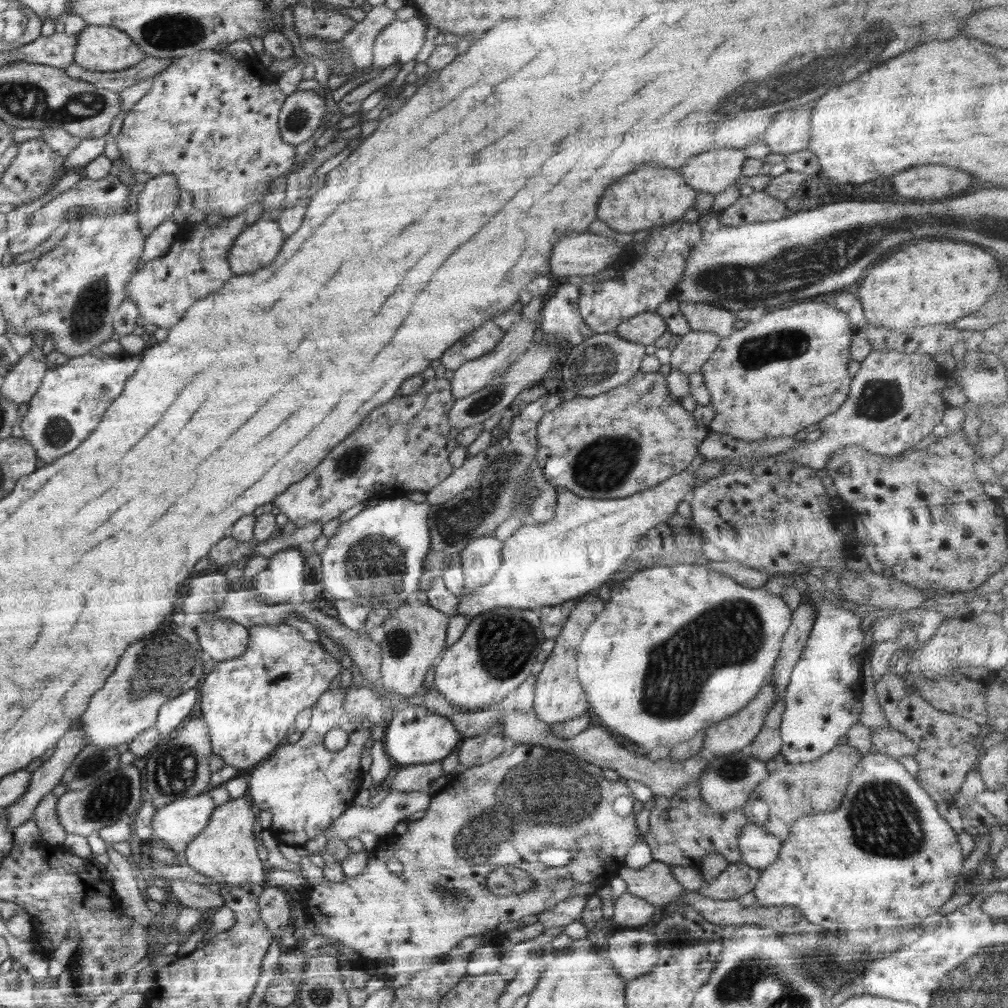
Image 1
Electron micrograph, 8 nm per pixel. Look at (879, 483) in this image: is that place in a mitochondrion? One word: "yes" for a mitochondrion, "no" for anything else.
no

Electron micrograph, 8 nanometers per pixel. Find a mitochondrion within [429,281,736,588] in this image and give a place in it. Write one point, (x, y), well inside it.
(456, 522)

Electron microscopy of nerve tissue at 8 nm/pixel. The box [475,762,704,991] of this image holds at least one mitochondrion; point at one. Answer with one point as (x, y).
(673, 931)

